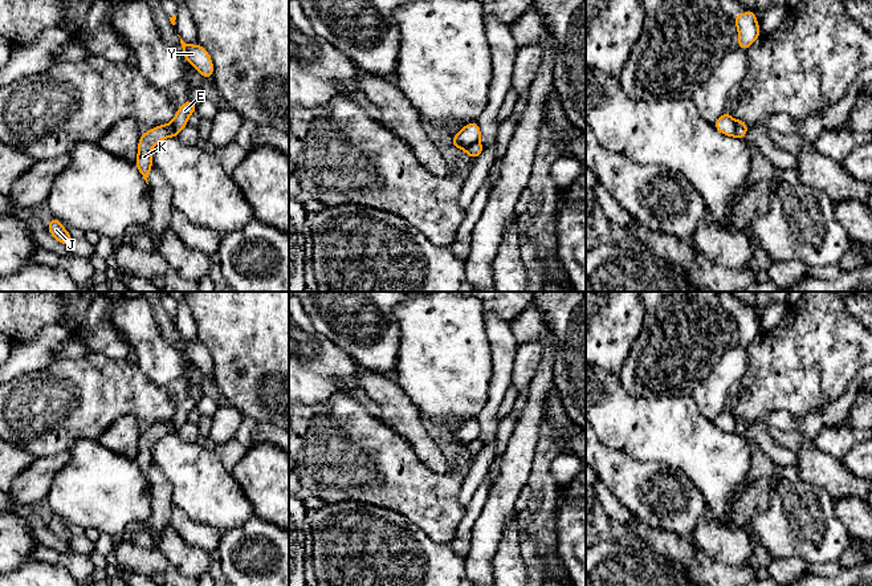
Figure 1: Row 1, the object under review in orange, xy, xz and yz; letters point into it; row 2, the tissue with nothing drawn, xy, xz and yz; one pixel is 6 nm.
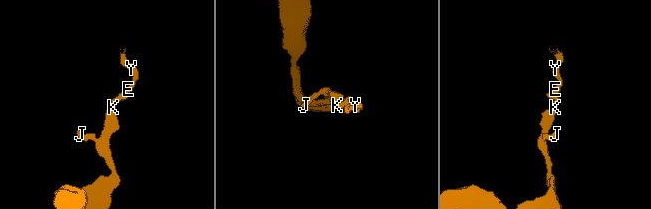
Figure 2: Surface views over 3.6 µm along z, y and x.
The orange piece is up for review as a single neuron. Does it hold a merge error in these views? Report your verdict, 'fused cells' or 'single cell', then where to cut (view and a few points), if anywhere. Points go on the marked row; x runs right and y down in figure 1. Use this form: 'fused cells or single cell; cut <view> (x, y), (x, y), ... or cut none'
fused cells; cut yz (736, 121), (736, 133), (733, 135)

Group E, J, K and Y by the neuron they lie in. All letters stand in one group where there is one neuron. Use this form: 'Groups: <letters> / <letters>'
Groups: E Y / J K

